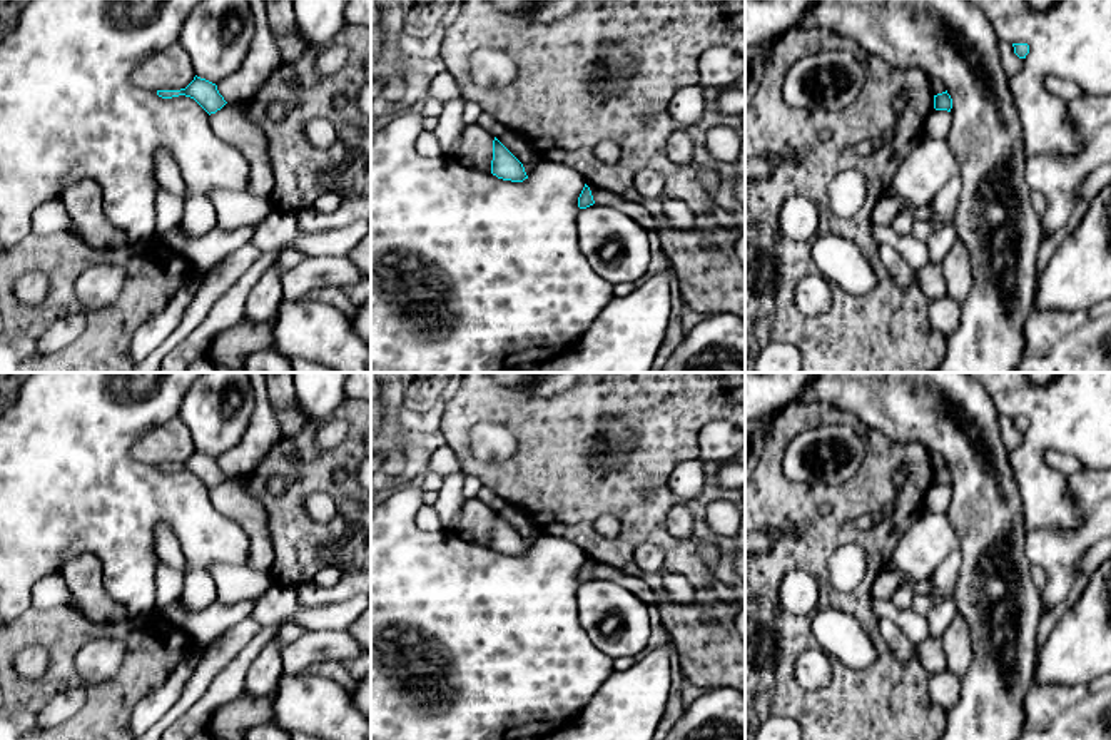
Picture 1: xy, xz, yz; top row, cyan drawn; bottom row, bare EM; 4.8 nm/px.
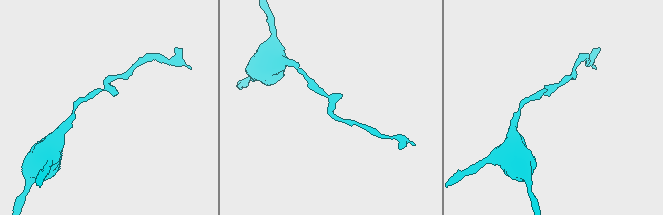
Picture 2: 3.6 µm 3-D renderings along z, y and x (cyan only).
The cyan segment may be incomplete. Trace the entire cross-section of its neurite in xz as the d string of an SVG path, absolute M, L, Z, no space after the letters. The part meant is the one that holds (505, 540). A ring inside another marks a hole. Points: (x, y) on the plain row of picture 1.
M496 511L493 514L491 548L511 556L528 553L523 538Z

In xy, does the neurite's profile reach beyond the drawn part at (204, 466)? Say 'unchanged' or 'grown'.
unchanged

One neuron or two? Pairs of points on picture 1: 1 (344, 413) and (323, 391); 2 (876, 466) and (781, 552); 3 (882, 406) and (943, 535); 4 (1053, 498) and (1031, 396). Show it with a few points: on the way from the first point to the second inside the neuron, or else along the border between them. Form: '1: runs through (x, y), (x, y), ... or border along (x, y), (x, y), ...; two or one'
1: border along (346, 398), (331, 416); two
2: runs through (862, 493), (807, 548); one
3: border along (946, 511), (959, 548); two
4: runs through (1036, 473), (1036, 421); one

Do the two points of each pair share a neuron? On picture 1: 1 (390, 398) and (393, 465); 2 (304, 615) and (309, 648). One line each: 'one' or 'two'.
1: one
2: two

